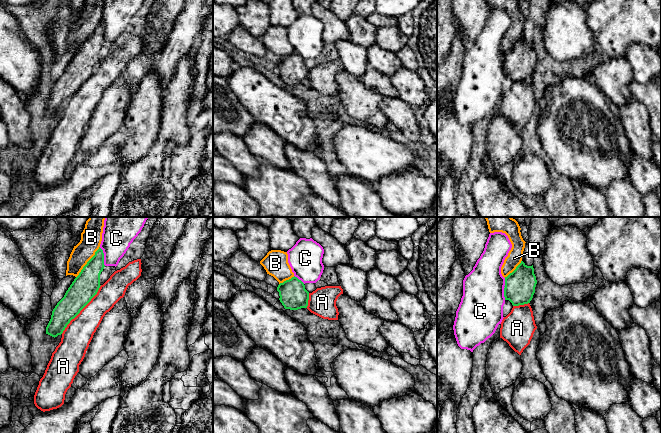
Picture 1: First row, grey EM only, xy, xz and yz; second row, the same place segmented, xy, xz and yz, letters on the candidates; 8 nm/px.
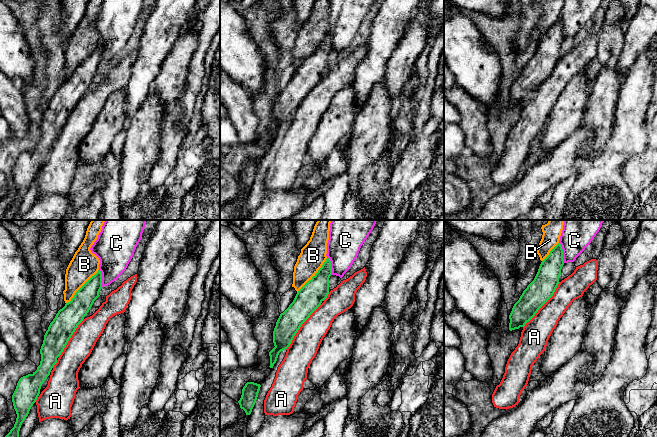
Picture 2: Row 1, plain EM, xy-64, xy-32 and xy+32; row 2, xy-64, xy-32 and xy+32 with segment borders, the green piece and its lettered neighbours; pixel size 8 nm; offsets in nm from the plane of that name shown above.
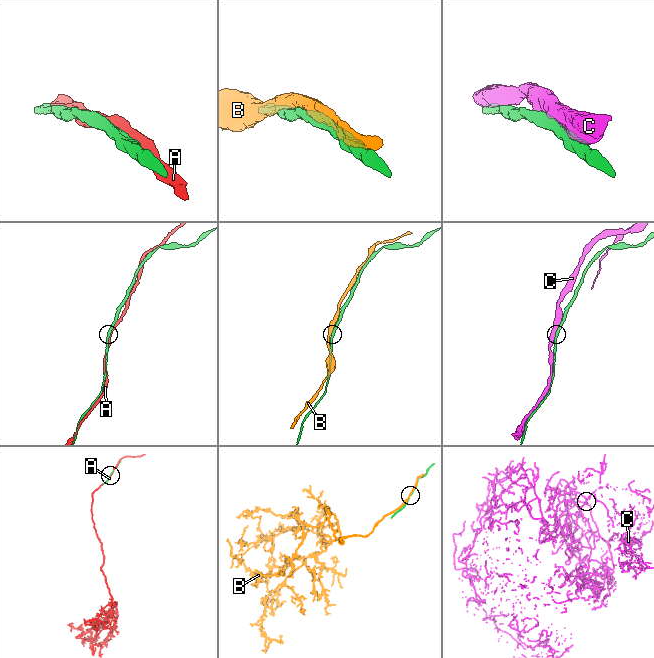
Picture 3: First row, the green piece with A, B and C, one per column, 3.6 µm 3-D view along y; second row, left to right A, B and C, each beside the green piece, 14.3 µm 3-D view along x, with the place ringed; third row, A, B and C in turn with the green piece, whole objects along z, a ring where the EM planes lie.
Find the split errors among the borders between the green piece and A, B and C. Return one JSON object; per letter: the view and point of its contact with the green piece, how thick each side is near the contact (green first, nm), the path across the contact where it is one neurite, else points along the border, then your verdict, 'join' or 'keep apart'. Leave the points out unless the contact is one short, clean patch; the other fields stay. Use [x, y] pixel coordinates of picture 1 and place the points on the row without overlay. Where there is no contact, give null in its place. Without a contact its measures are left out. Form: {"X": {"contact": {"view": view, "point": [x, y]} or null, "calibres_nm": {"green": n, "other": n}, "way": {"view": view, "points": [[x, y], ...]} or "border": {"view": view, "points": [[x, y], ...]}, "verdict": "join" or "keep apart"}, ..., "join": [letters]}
{"A": {"contact": {"view": "xy", "point": [82, 84]}, "calibres_nm": {"green": 220, "other": 240}, "verdict": "keep apart"}, "B": {"contact": {"view": "xy", "point": [87, 38]}, "calibres_nm": {"green": 220, "other": 170}, "verdict": "keep apart"}, "C": {"contact": {"view": "yz", "point": [504, 65]}, "calibres_nm": {"green": 240, "other": 360}, "verdict": "keep apart"}, "join": []}

